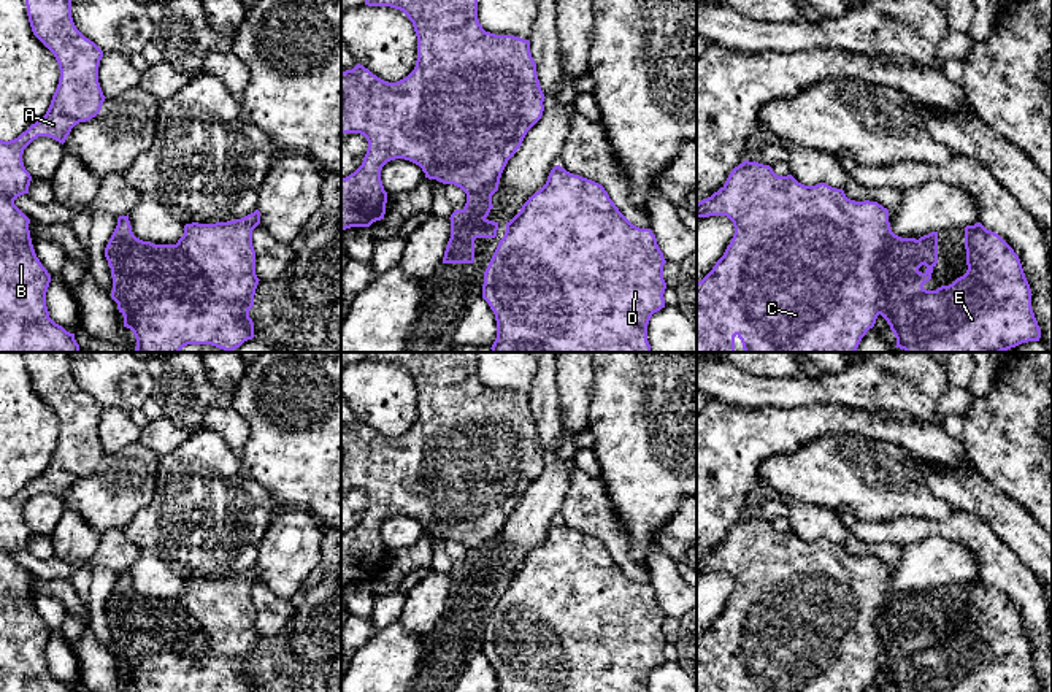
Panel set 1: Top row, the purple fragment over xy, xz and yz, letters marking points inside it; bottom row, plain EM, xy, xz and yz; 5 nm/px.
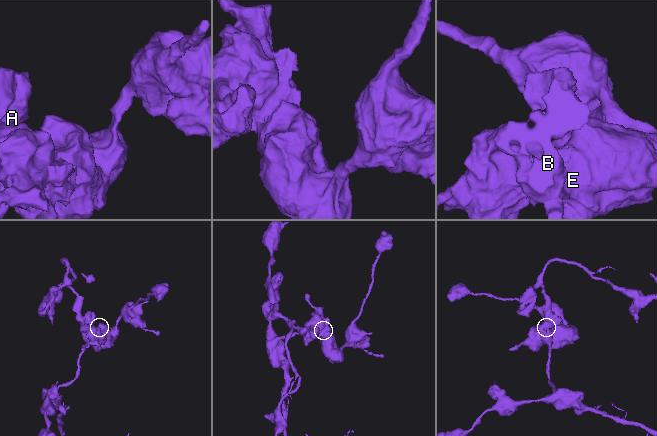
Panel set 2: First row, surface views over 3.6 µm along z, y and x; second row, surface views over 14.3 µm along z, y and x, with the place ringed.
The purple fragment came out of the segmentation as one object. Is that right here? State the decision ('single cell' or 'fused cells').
fused cells

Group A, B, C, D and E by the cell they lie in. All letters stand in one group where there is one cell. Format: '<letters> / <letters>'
A B C / D E

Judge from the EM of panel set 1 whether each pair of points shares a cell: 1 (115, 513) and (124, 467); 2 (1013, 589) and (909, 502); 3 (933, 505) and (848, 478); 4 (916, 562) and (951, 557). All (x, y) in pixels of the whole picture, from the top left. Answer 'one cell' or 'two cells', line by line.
1: one cell
2: two cells
3: one cell
4: one cell

